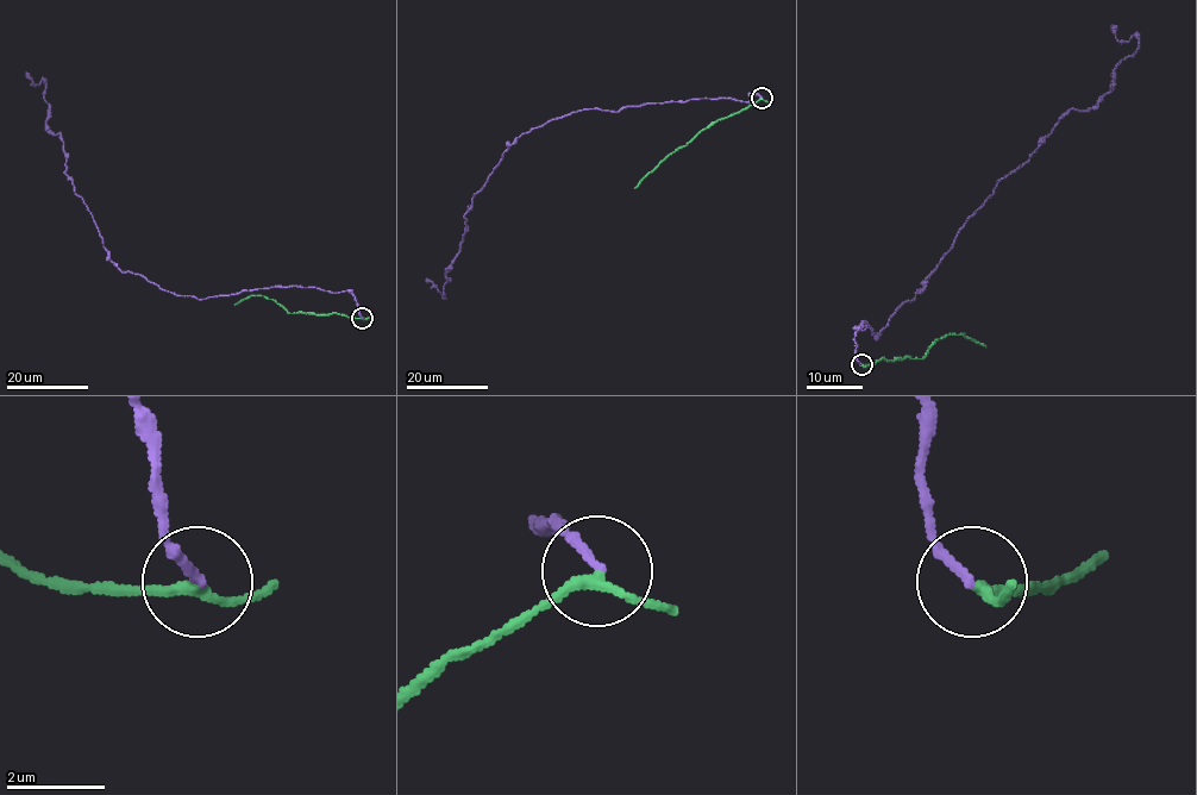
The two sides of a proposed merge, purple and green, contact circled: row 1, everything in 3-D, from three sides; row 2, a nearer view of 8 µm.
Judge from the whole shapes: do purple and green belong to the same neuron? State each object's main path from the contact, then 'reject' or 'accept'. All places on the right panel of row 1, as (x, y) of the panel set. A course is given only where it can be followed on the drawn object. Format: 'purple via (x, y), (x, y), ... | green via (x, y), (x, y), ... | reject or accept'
purple via (862, 364), (863, 320), (876, 339), (1000, 181), (1111, 89), (1138, 47), (1113, 24) | green via (862, 364), (870, 365), (882, 358), (921, 358), (946, 335), (965, 335), (985, 348) | accept

